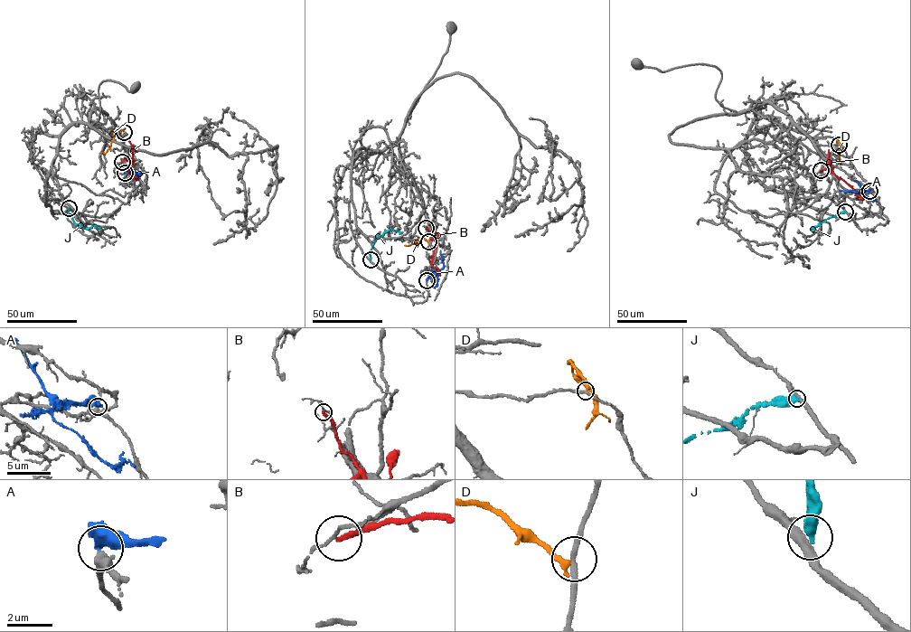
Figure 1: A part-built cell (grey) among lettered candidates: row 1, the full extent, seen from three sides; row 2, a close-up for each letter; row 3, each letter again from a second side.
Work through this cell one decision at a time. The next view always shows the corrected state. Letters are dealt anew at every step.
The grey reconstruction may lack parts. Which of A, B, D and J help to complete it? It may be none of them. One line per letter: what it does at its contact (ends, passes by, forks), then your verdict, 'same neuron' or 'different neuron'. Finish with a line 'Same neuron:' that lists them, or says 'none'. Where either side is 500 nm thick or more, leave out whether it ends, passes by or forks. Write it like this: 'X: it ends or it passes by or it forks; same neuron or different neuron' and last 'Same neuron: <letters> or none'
A: different neuron
B: it ends; different neuron
D: it ends; different neuron
J: it ends; different neuron
Same neuron: none

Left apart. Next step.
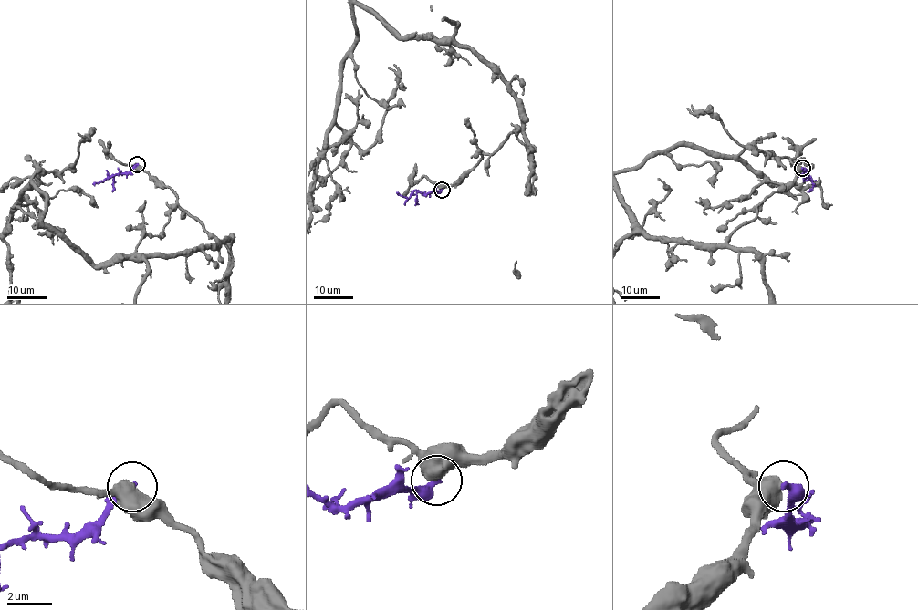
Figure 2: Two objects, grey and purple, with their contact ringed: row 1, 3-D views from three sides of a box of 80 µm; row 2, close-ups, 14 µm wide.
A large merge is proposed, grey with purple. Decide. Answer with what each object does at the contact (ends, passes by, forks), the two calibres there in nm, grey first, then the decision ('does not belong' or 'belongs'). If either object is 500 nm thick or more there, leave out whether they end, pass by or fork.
850 nm thick on the grey side, 400 nm on the other; does not belong

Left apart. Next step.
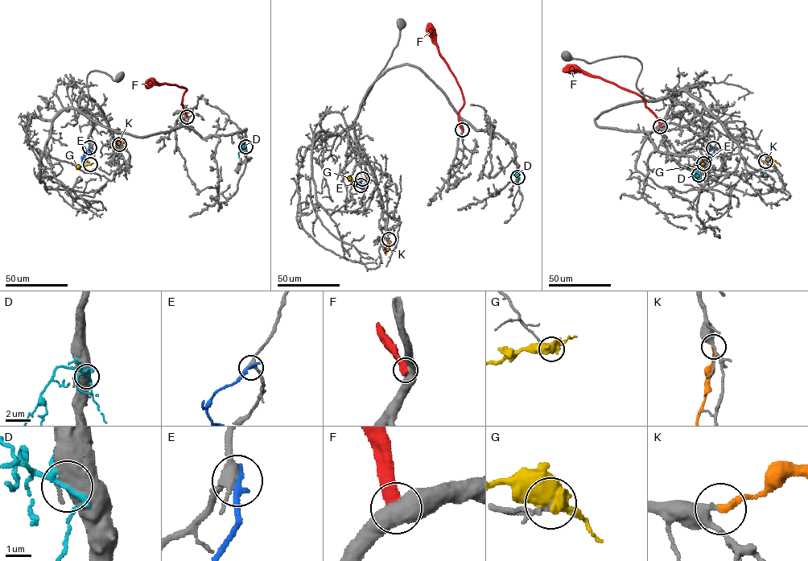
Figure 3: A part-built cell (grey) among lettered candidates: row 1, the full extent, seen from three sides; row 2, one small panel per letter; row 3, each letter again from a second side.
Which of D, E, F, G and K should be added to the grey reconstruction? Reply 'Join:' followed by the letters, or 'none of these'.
Join: K

